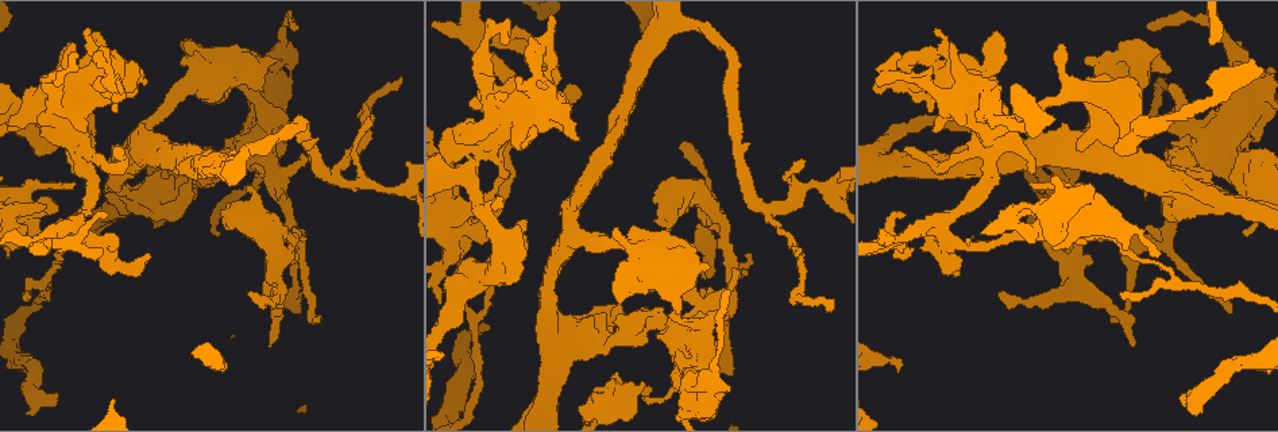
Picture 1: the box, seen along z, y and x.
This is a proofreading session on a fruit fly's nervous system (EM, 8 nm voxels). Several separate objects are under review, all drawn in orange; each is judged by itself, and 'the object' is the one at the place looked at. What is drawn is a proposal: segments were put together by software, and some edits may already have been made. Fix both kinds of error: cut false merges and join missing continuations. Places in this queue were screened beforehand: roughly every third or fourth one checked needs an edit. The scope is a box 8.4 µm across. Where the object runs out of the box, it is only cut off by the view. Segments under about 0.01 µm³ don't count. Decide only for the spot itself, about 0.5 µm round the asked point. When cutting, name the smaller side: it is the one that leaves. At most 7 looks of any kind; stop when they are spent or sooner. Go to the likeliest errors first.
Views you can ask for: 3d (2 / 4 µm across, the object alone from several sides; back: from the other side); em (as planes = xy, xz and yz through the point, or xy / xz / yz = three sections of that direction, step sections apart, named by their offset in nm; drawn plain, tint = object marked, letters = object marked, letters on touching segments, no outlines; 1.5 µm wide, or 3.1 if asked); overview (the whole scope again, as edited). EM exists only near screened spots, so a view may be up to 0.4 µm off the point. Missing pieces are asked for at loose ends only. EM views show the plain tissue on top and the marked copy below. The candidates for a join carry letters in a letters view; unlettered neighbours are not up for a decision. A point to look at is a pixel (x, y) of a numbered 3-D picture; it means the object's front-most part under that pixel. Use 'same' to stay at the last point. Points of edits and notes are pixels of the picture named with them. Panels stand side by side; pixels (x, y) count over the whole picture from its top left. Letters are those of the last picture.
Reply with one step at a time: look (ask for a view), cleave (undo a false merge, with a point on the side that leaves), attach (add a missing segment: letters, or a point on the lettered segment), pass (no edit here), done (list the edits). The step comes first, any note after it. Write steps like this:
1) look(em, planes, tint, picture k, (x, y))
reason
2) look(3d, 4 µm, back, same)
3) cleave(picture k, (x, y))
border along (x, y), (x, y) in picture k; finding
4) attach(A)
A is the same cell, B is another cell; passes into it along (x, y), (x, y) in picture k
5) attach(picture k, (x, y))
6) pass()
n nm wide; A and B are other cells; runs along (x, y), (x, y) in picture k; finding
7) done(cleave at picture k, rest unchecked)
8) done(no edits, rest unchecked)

look(em, planes, letters, picture 1, (1182, 396))
free end

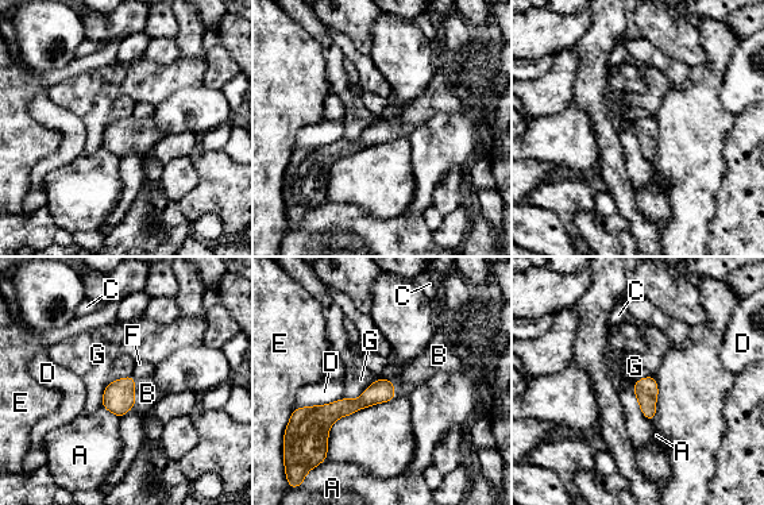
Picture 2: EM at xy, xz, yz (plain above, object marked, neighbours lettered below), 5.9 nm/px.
attach(picture 2, (147, 393))
B is the same cell, A, C, D, E, F and G are other cells; passes into it along (119, 396), (135, 392), (147, 393) in picture 2; it goes on there

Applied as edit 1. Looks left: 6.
look(3d, 4 µm, picture 1, (480, 37))
sharp bend

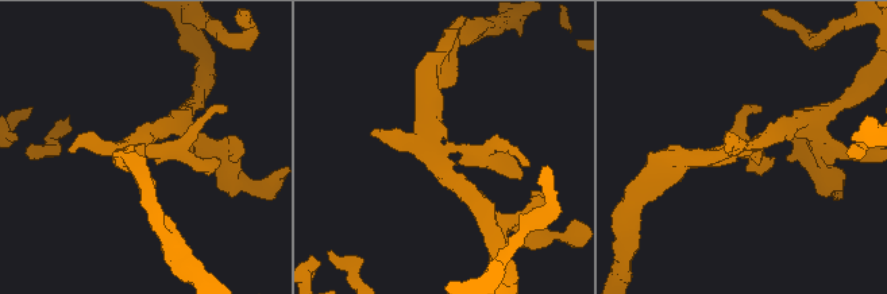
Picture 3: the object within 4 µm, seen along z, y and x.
look(em, planes, letters, picture 3, (752, 152))
4 arms; need the tissue

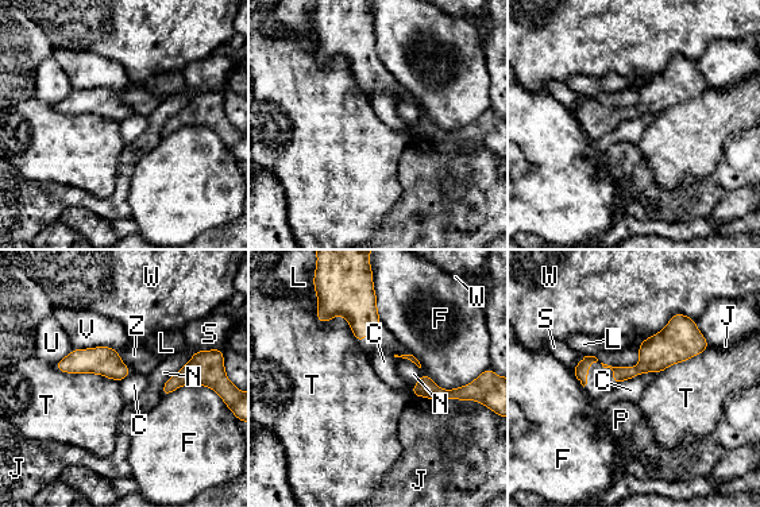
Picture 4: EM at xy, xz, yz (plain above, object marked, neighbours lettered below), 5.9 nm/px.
pass()
160 nm wide; C, F, J, L, N, P, S, T, U, V, W and Z are other cells; runs along (691, 322), (636, 371), (589, 360), (577, 372) in picture 4; all the same neuron

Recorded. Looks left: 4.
look(em, planes, letters, picture 1, (502, 205))
branch stops here

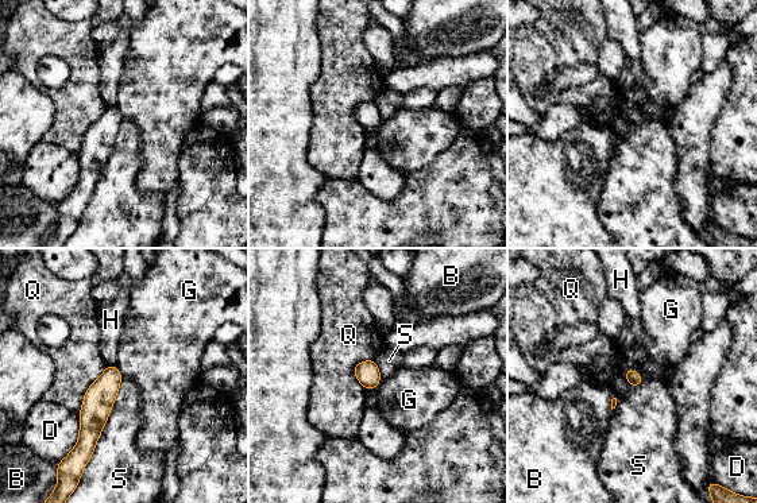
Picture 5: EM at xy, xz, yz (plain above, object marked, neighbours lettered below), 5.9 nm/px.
pass()
B, D, G, H, Q and S are other cells; border along (624, 367), (633, 368), (645, 380) in picture 5; none of them fits

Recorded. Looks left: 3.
done(attach at picture 2, rest unchecked)

